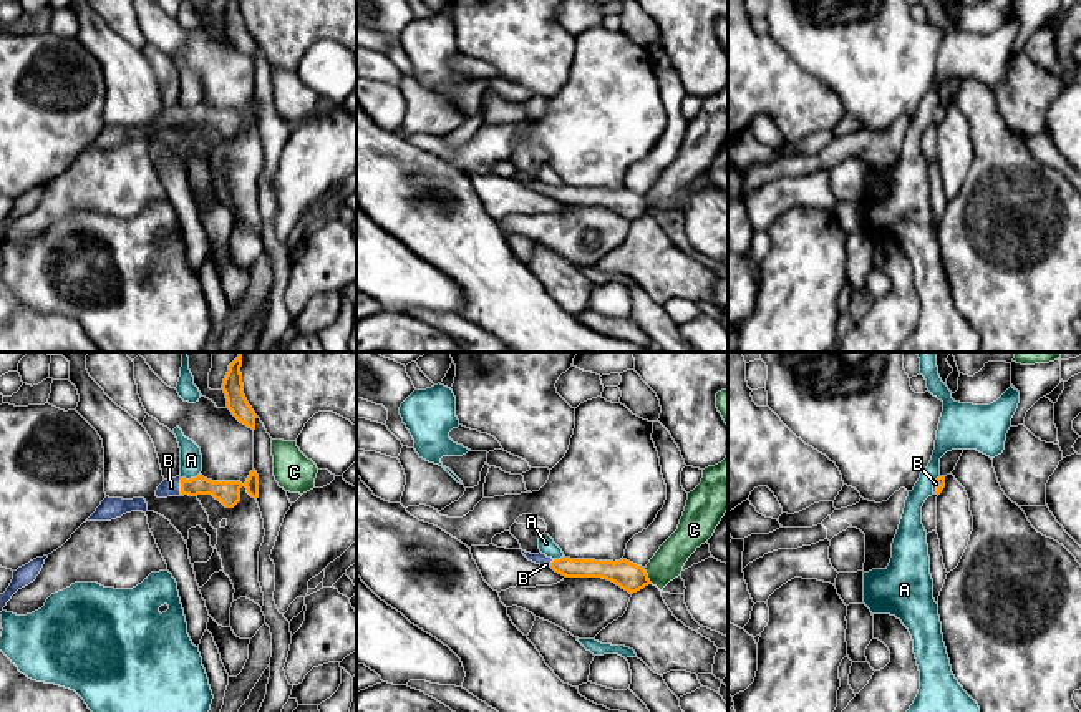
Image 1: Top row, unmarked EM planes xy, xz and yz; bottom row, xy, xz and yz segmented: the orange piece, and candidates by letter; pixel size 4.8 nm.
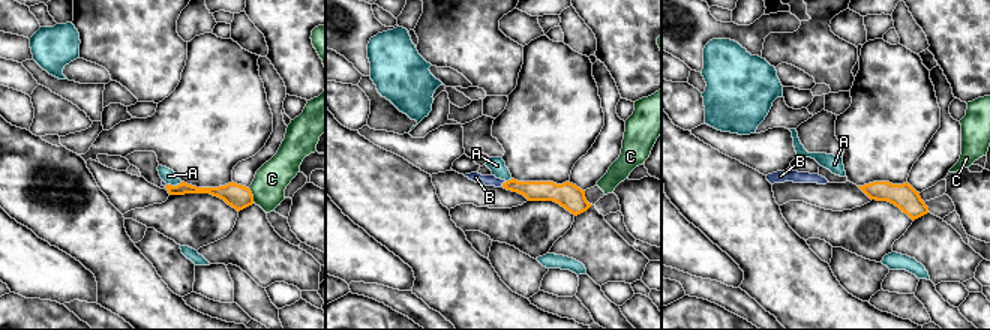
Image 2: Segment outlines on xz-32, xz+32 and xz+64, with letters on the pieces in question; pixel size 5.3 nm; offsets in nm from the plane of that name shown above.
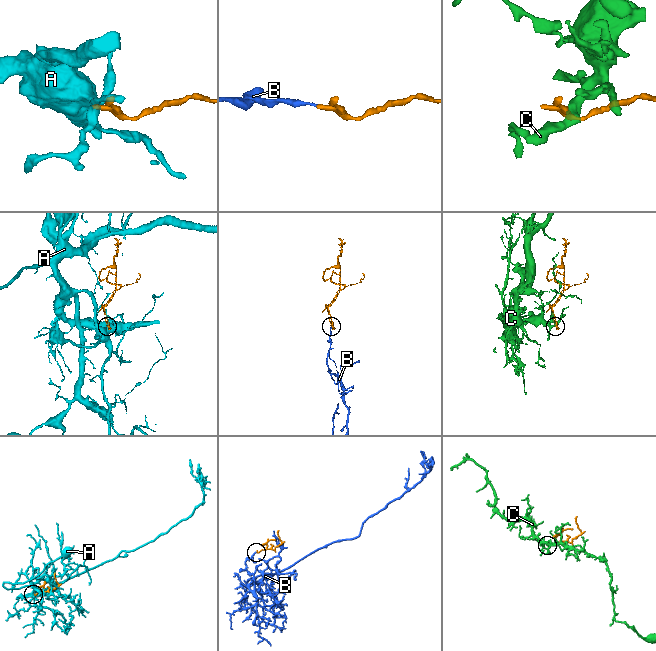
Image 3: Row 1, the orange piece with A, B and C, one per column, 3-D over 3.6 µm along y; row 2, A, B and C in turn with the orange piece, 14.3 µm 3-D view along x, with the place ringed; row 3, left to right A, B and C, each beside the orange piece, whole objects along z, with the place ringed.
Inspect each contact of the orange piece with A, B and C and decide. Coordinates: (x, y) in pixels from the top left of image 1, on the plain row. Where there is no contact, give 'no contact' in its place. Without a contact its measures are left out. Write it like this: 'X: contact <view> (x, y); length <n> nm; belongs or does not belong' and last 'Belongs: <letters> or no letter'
A: contact xy (191, 107); length 100 nm; does not belong
B: contact xy (181, 115); length 80 nm; belongs
C: contact xz (647, 203); length 80 nm; does not belong
Belongs: B

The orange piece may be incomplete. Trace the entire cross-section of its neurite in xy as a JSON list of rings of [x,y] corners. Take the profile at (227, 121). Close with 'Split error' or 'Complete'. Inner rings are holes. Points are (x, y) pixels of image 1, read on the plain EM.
[[[197,103],[196,106],[186,108],[181,105],[164,108],[158,118],[158,126],[179,124],[179,123],[212,123],[225,136],[234,136],[240,129],[240,110],[212,110]]]. Split error

